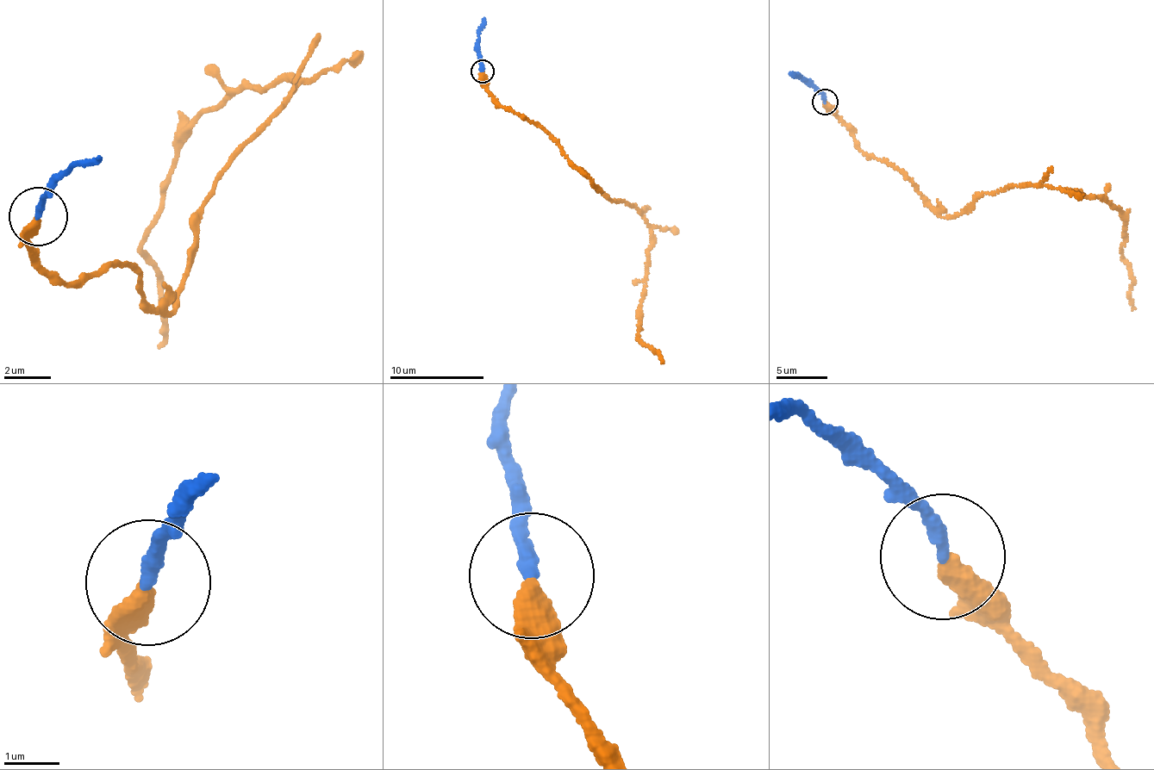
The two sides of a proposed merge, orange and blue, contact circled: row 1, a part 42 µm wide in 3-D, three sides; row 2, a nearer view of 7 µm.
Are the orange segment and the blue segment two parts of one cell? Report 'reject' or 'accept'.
accept

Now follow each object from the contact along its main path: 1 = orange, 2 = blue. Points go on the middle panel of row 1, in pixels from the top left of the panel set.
1: (483, 71), (495, 100), (542, 128), (569, 162), (613, 200), (634, 208), (650, 228), (639, 339), (662, 362)
2: (483, 71), (475, 43), (483, 18)

